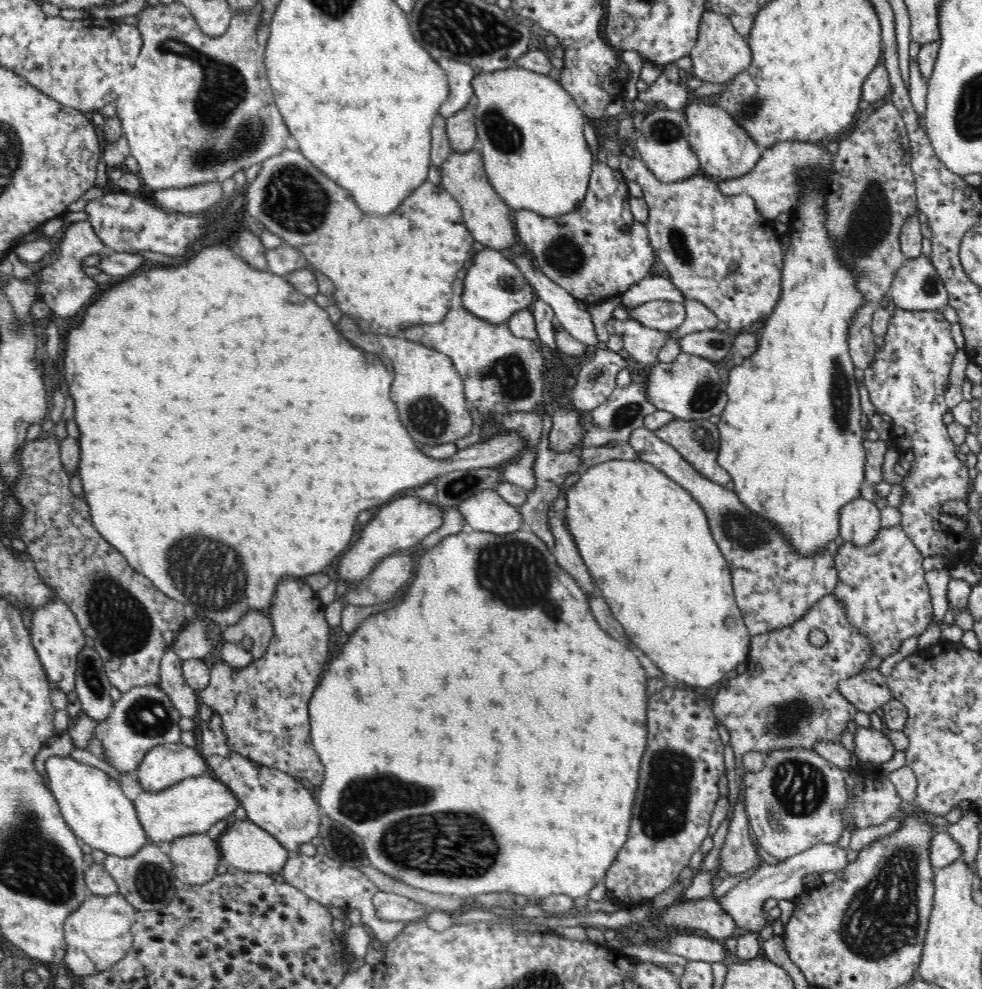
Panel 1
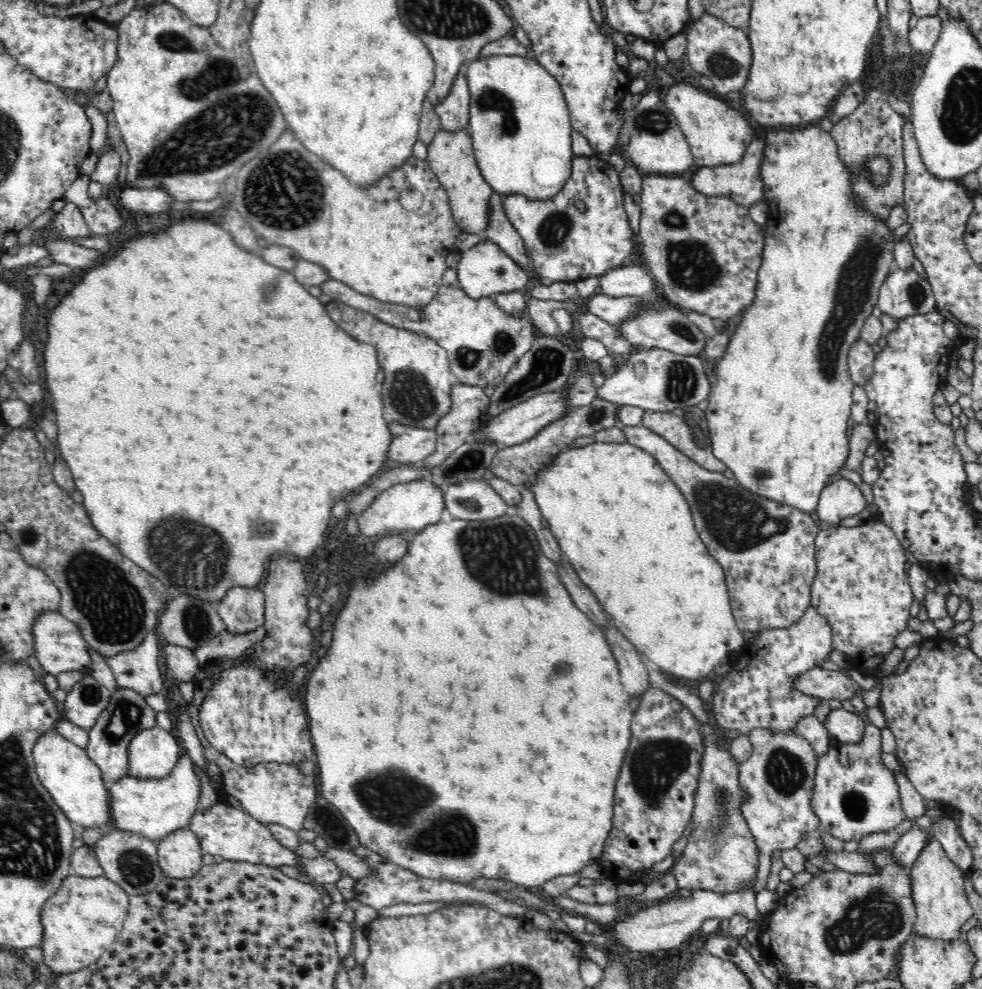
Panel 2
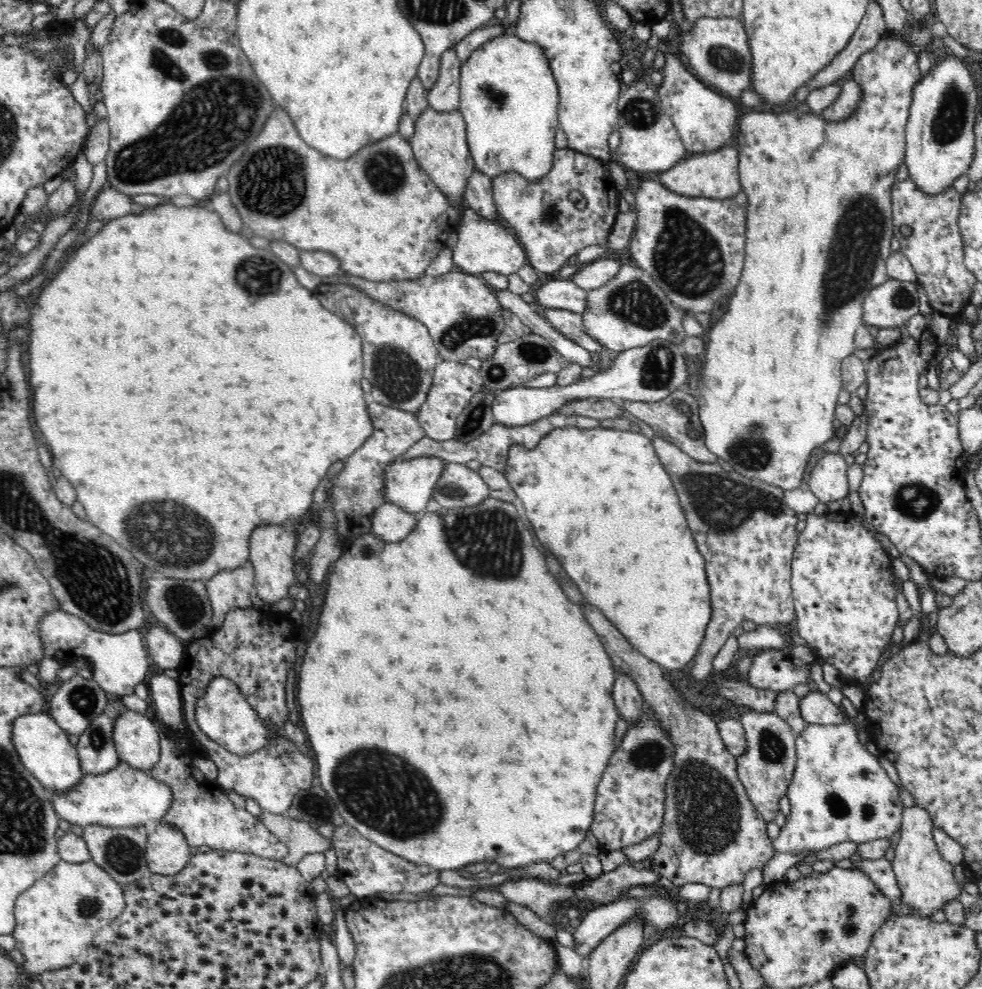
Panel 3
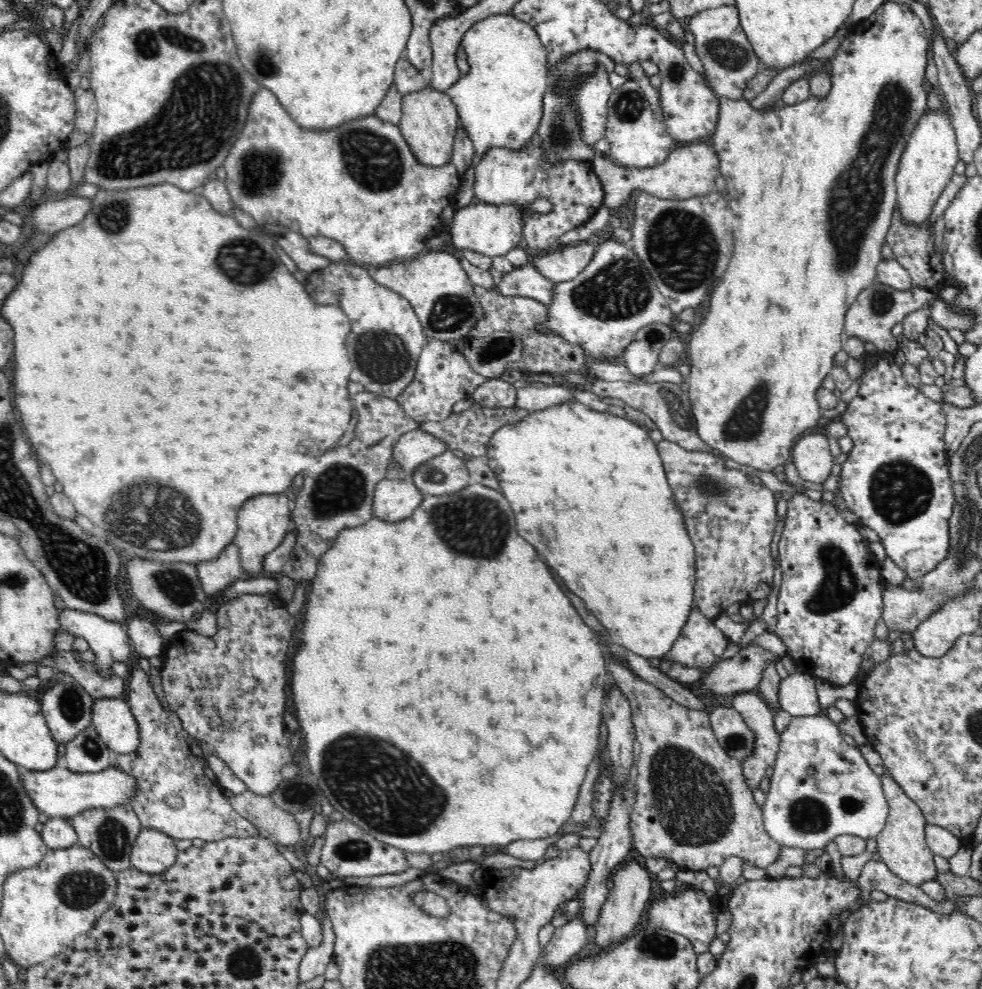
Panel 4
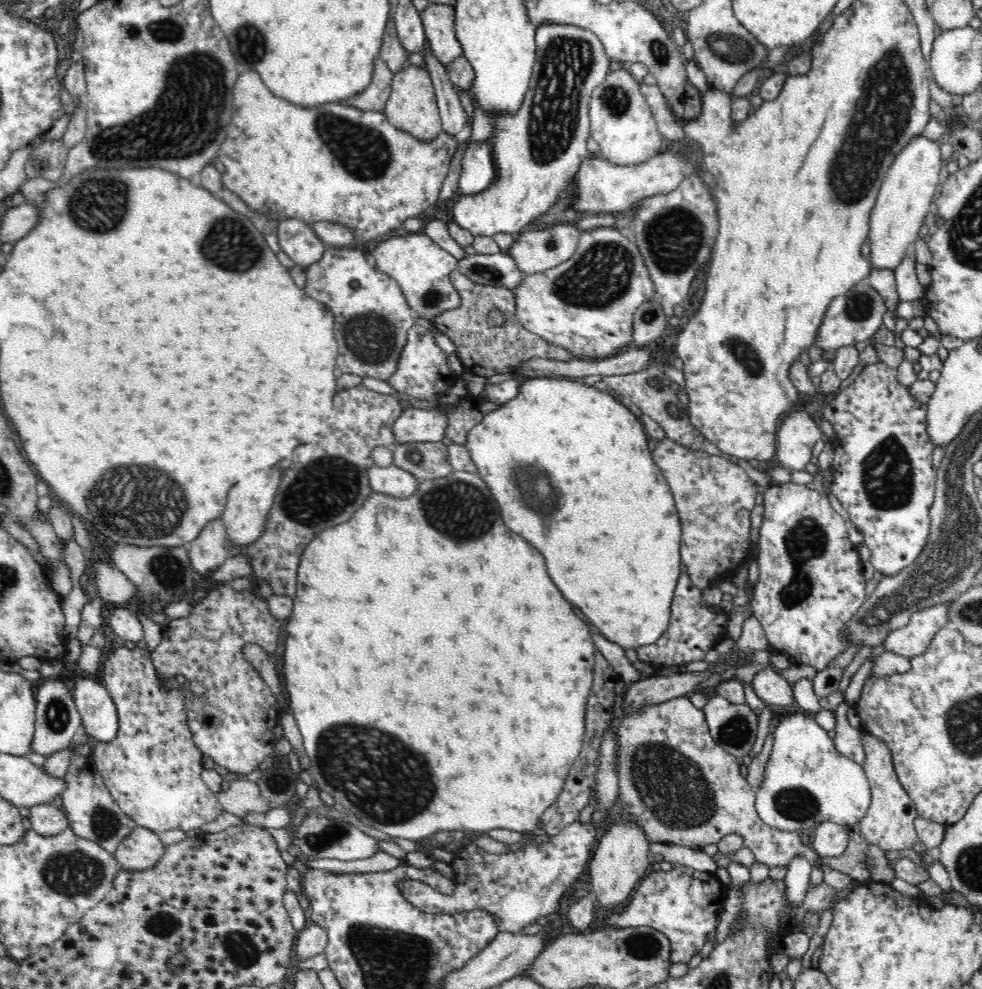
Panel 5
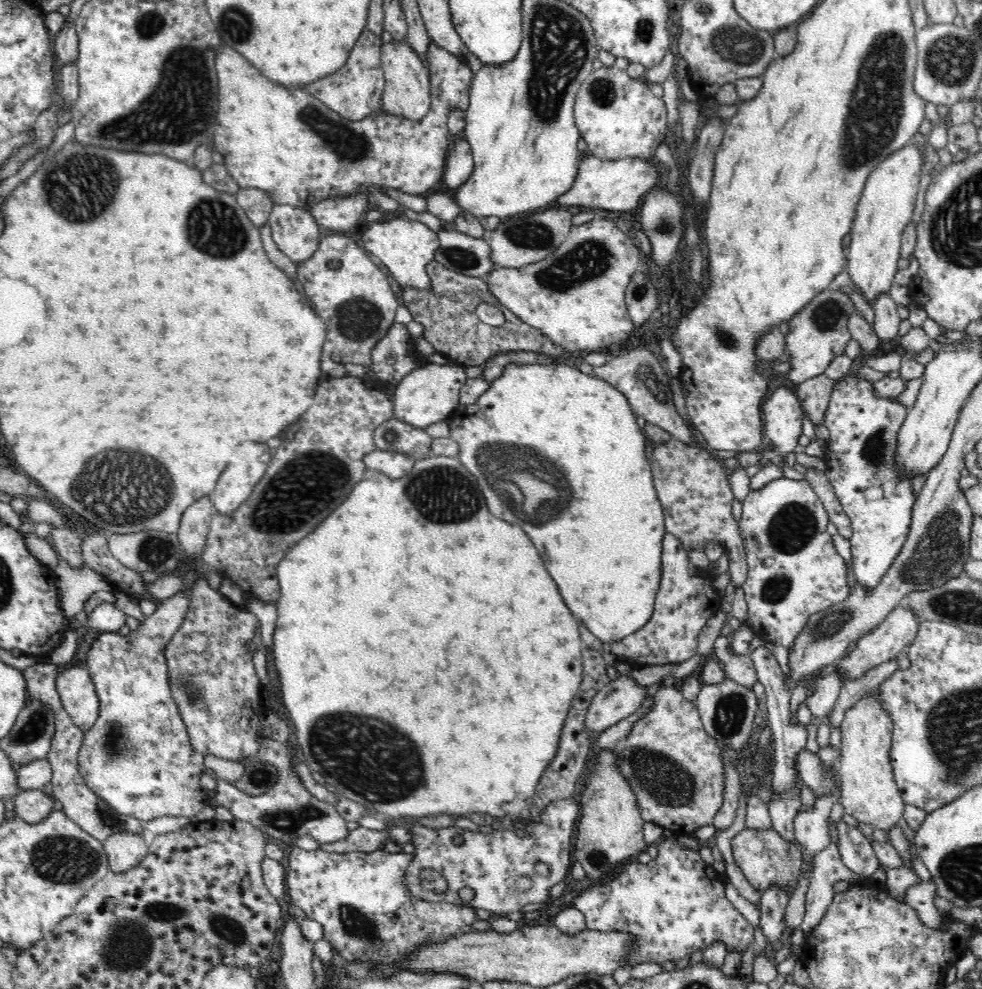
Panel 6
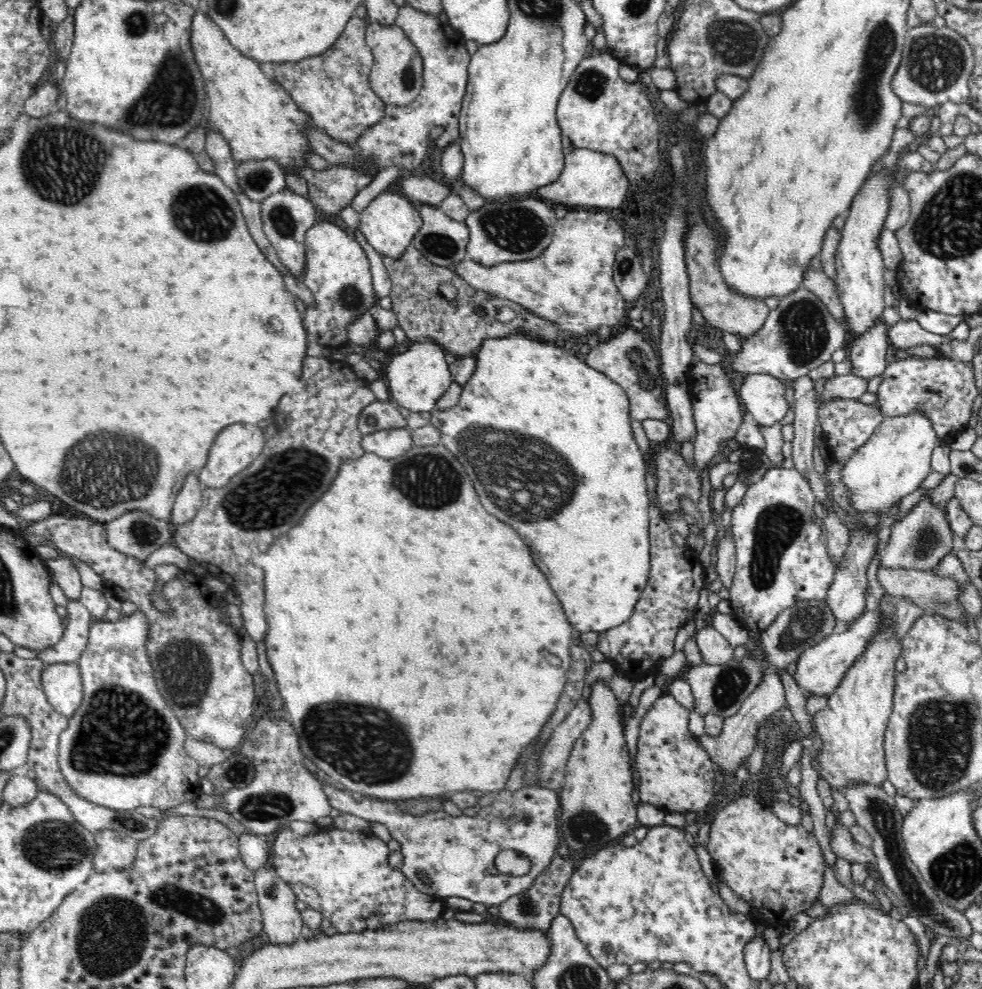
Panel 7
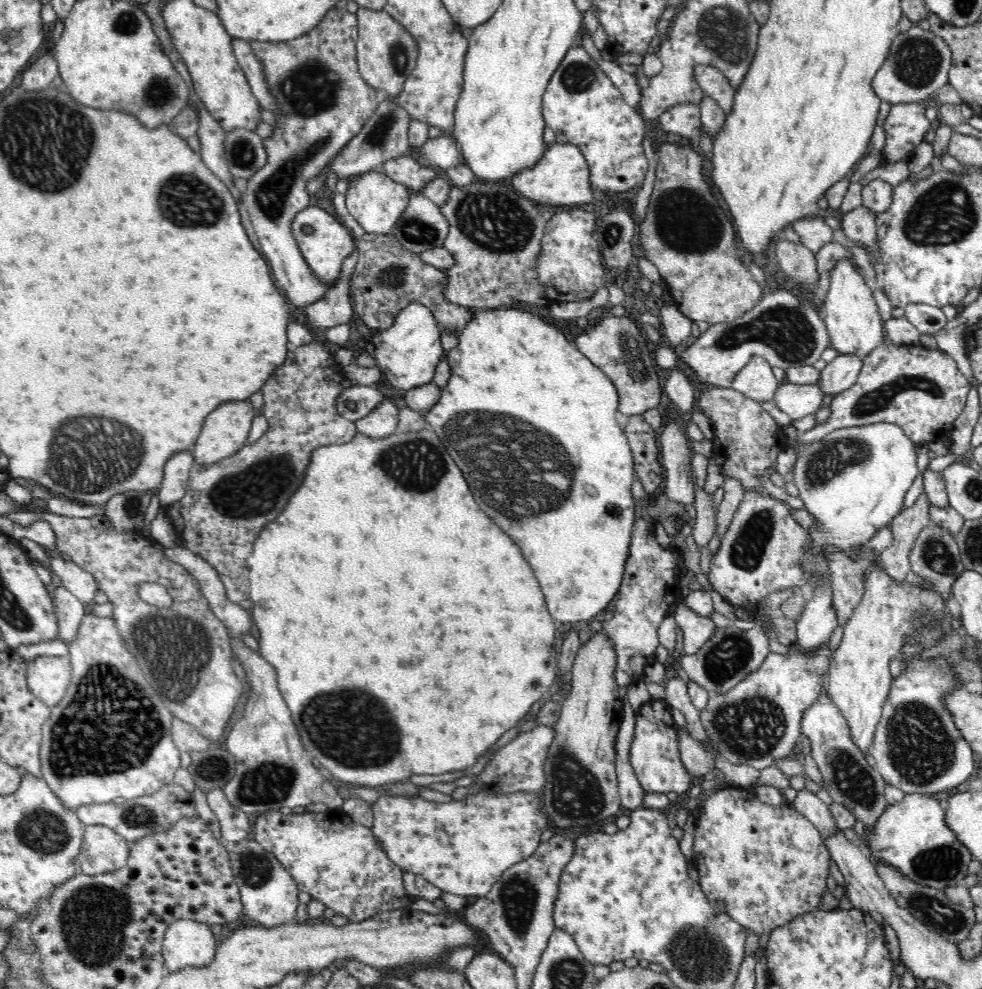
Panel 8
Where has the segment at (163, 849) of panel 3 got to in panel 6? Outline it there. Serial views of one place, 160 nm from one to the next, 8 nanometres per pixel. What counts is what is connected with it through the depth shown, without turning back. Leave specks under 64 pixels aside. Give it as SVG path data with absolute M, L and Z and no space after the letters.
M113 834L102 844L108 857L108 868L114 872L127 872L140 864L140 860L148 854L149 845L142 834Z

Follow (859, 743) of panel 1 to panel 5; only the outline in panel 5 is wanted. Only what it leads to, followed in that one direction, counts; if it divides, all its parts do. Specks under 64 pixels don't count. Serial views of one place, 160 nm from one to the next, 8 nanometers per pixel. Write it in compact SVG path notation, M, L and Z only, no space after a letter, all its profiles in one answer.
M769 668L756 673L750 684L754 692L769 705L774 704L774 706L780 706L780 708L794 708L794 704L796 704L792 683Z

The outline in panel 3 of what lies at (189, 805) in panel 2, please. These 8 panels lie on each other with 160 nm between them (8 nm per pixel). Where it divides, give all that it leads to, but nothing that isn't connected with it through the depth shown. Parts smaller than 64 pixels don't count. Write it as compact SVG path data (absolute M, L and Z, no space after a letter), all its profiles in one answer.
M121 761L116 768L100 775L83 774L82 780L68 792L50 792L52 807L64 824L100 824L112 828L146 827L148 820L160 822L172 804L172 789L150 773L135 769Z

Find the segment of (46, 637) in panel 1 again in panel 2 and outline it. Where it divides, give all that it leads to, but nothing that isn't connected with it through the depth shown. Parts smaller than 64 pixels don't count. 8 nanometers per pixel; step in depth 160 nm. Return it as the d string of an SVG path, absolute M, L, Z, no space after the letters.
M59 610L44 611L36 618L33 626L35 656L45 674L57 677L60 673L83 671L91 666L88 649L91 648L84 640L81 630L68 620Z

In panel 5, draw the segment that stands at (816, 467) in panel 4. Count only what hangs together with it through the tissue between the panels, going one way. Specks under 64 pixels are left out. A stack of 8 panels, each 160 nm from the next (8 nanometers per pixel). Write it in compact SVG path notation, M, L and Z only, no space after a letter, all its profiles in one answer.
M799 409L783 415L783 420L776 432L775 460L784 465L784 467L792 469L792 471L805 471L806 466L812 462L812 448L814 448L814 444L820 439L825 439L810 414Z

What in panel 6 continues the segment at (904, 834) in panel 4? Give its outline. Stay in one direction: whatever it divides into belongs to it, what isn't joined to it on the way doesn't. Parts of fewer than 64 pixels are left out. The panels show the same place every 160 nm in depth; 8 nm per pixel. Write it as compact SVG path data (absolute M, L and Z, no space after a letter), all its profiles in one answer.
M879 688L849 708L839 726L841 728L841 755L836 761L836 774L840 778L840 795L845 812L856 820L888 832L902 820L904 799L897 787L890 762L893 722L879 702Z

